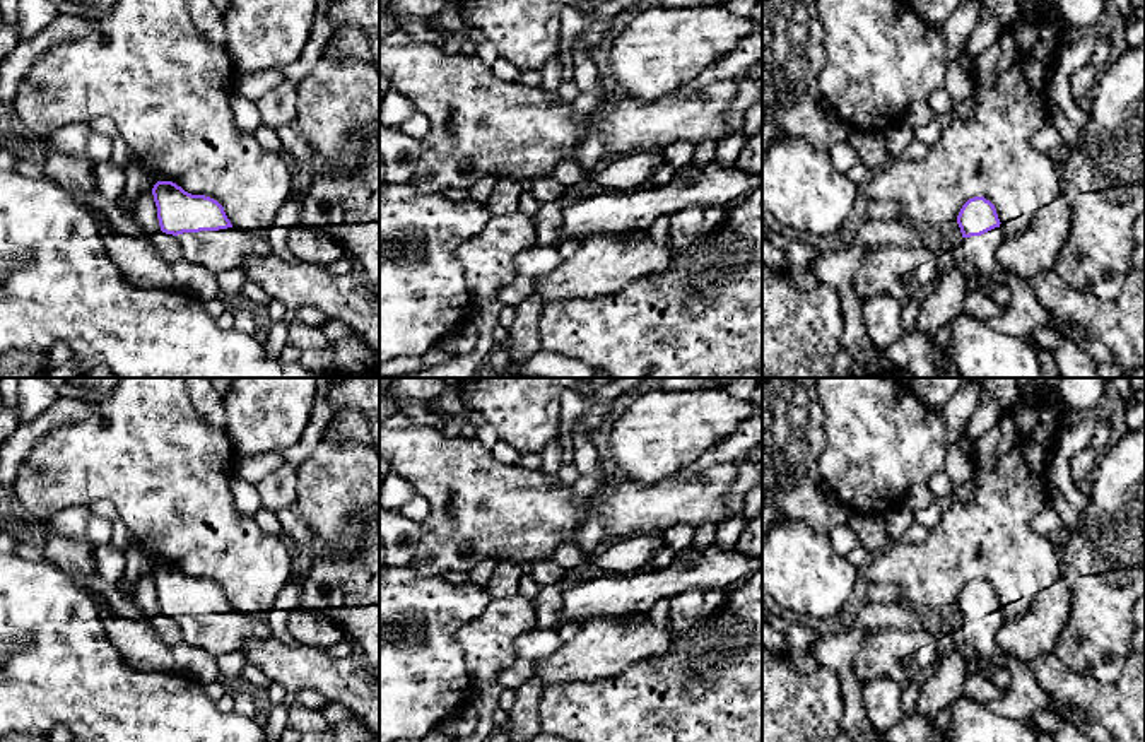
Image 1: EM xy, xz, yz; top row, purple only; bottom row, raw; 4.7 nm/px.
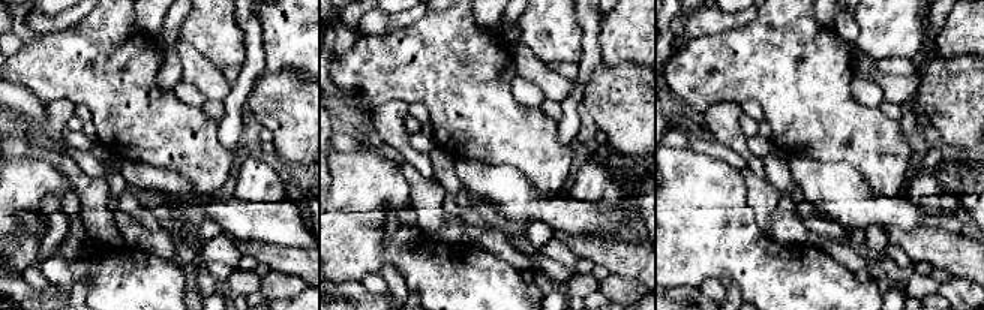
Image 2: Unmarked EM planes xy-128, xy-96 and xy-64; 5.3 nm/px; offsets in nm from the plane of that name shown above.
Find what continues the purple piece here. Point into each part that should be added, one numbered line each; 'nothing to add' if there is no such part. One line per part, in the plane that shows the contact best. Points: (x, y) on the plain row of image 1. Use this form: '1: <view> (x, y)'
1: xy (226, 631)

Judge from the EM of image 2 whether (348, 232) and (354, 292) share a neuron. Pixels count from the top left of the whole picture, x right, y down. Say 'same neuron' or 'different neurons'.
different neurons

